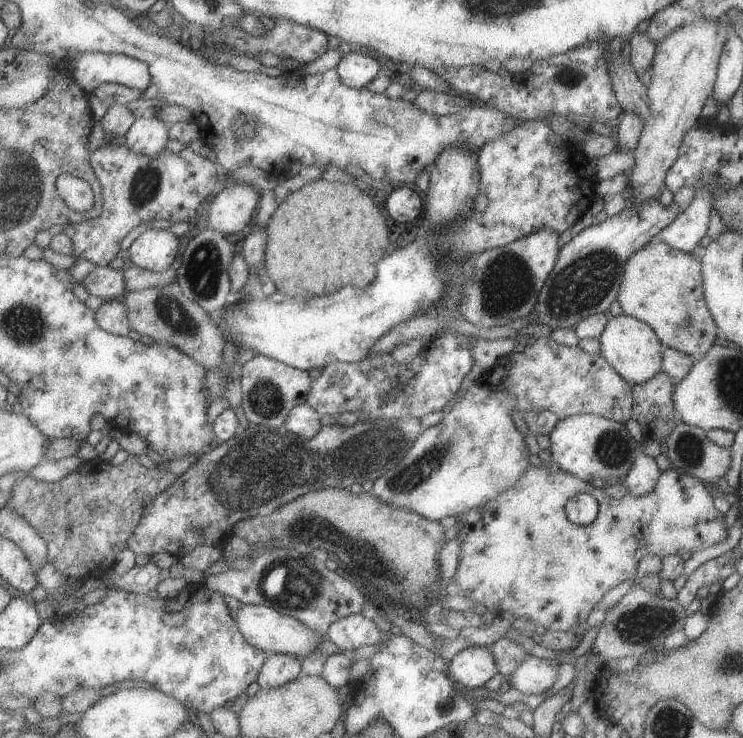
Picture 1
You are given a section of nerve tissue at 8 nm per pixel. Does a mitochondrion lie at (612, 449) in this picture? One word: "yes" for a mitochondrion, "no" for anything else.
yes

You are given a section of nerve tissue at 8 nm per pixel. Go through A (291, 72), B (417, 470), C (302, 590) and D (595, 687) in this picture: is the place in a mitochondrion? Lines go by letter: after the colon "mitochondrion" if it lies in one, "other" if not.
A: other
B: mitochondrion
C: mitochondrion
D: other

